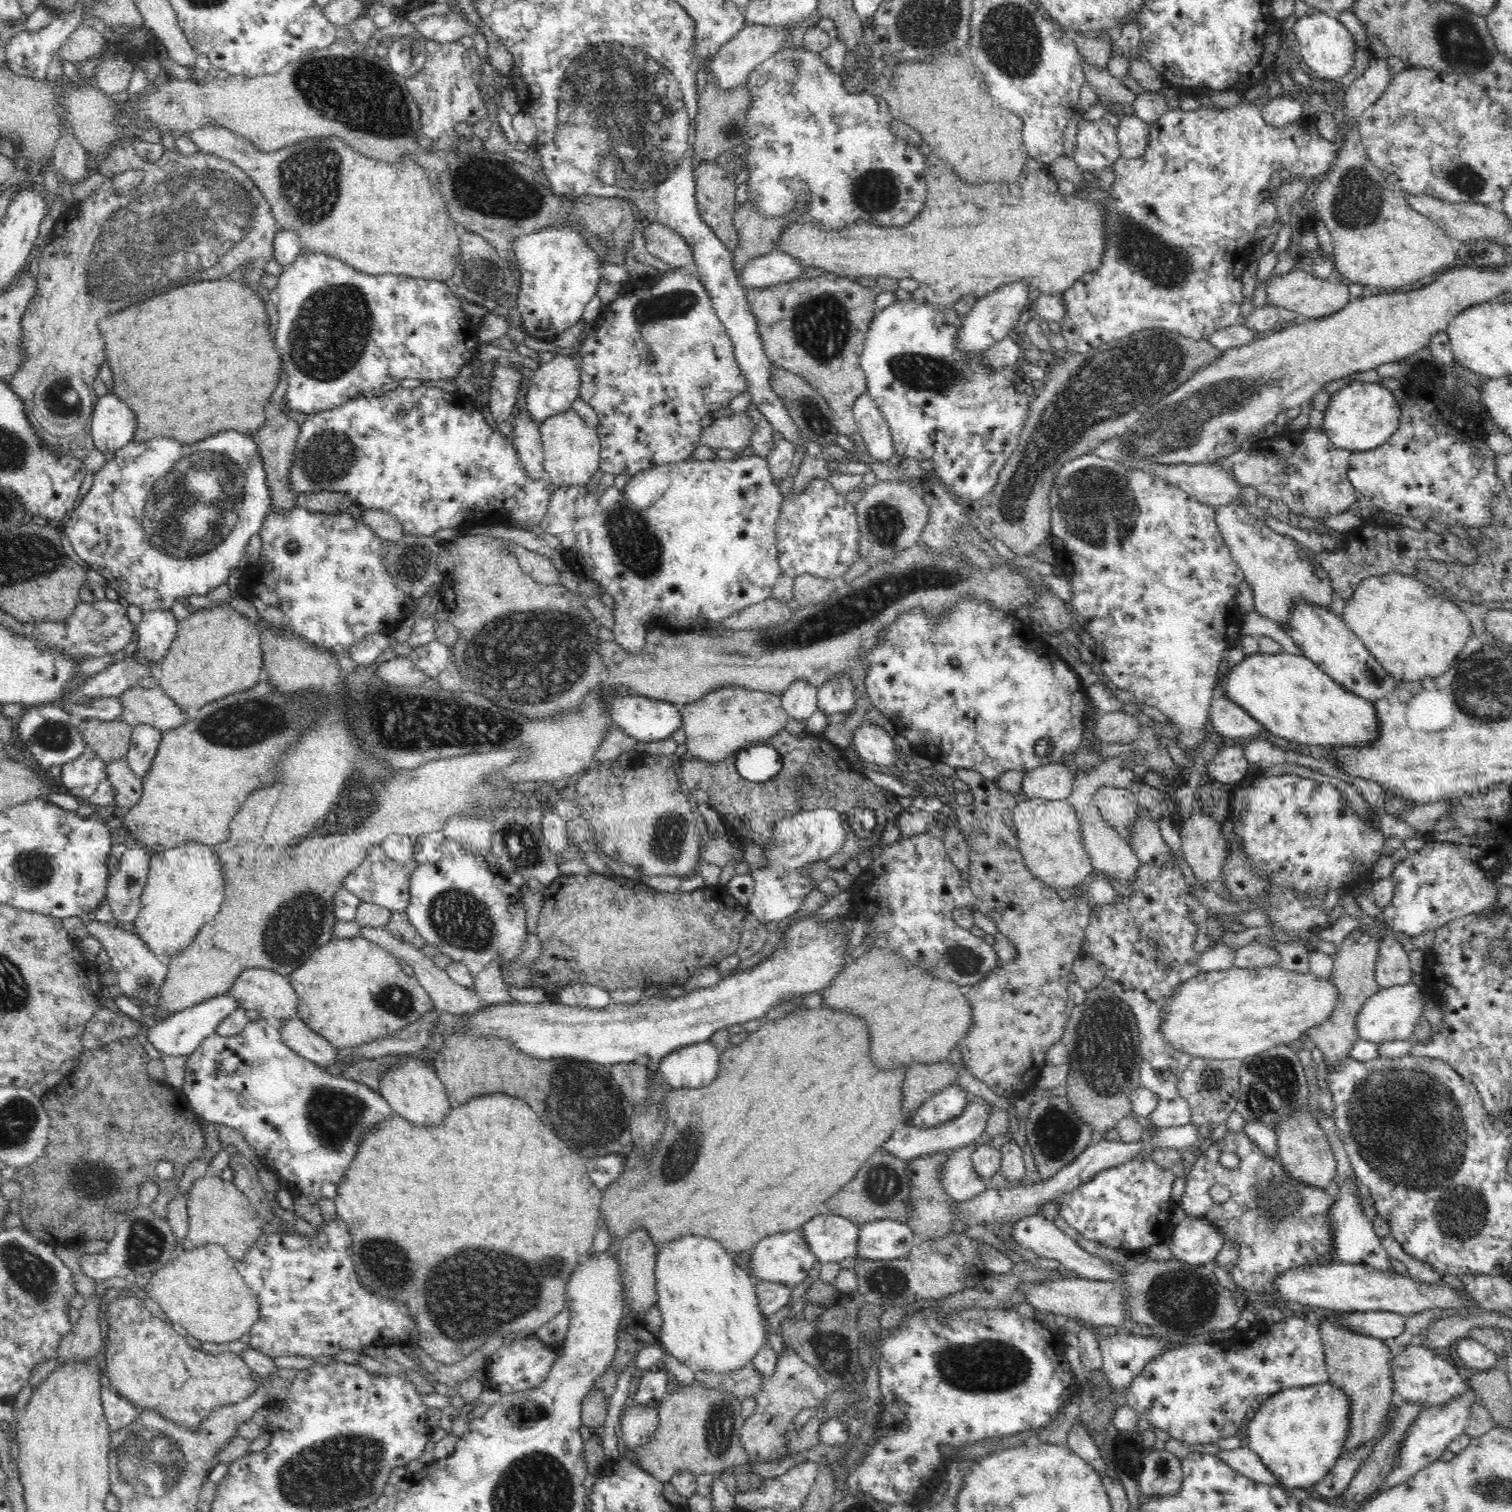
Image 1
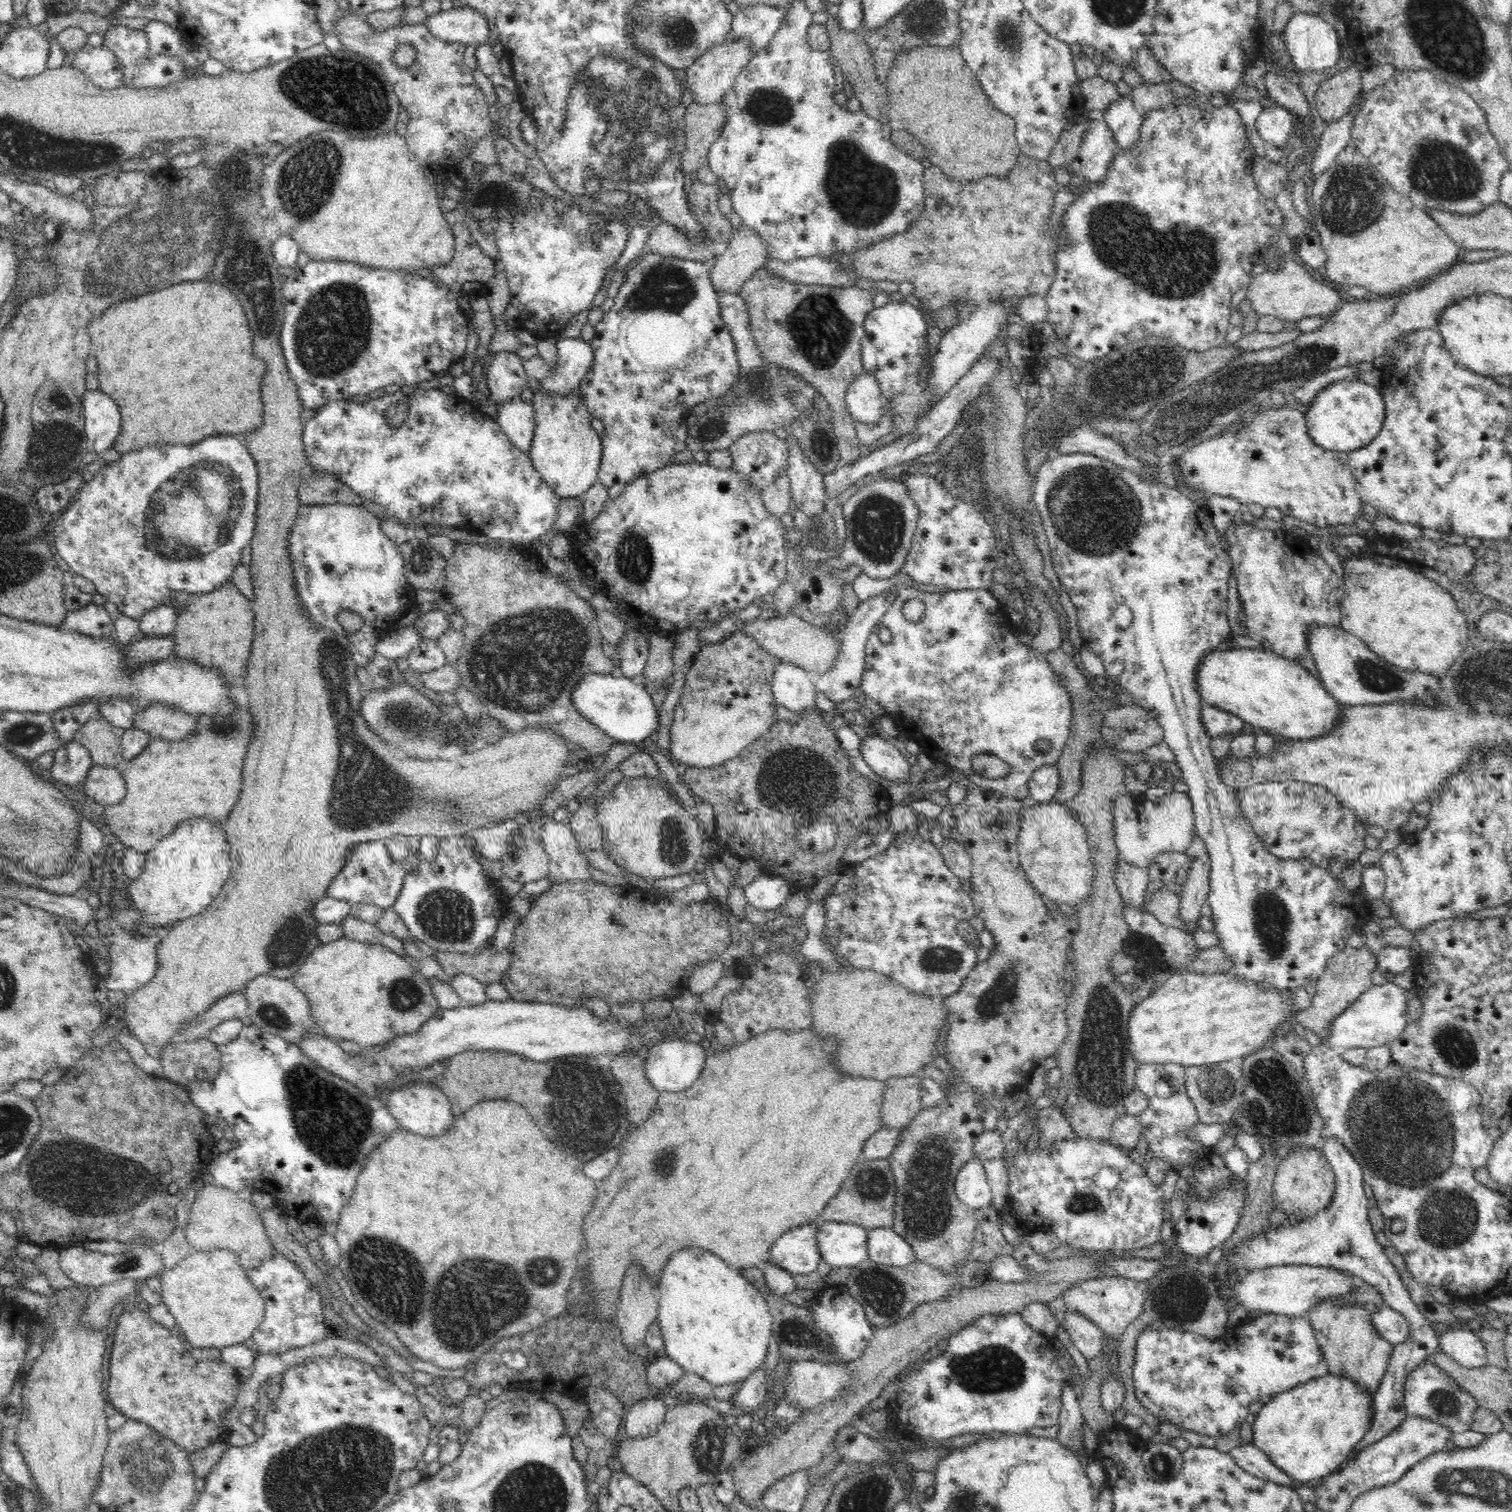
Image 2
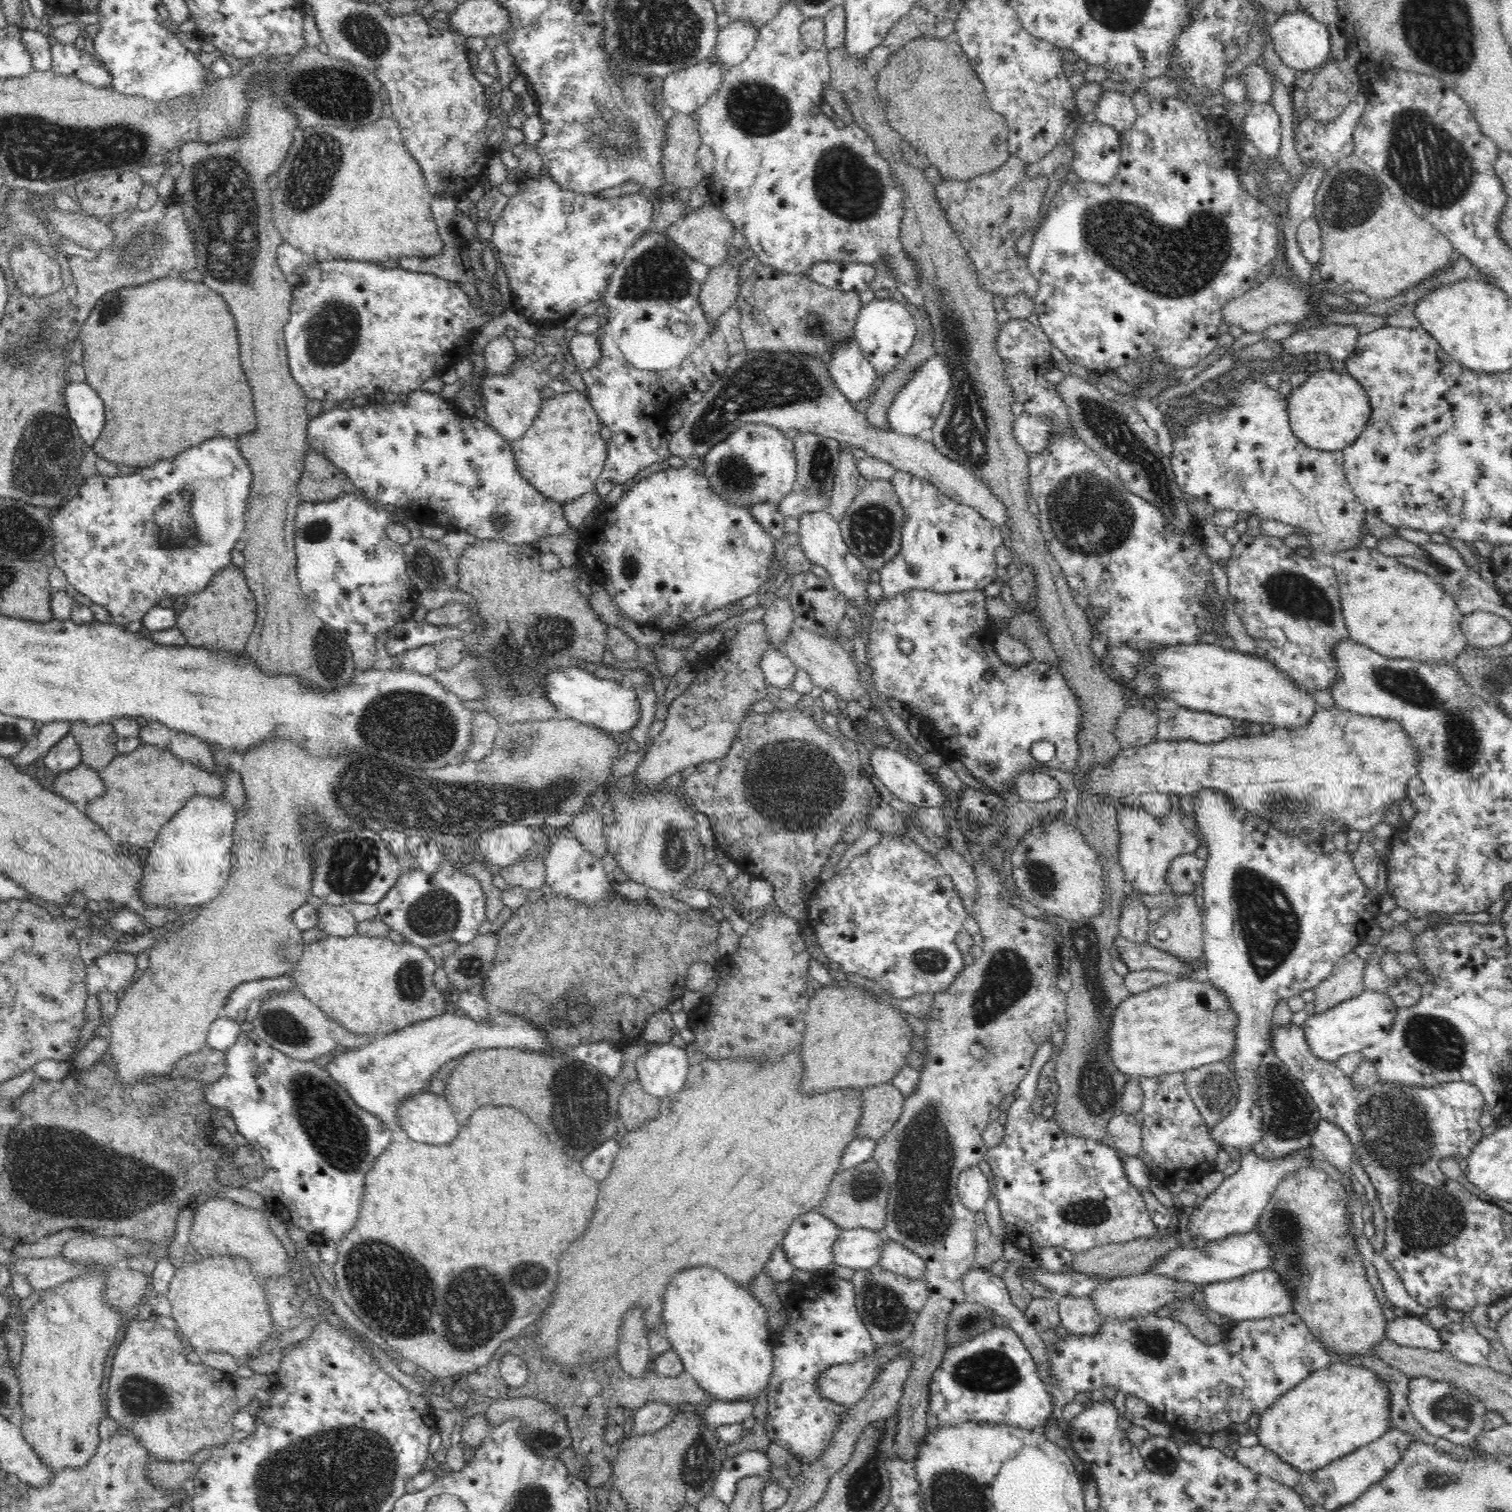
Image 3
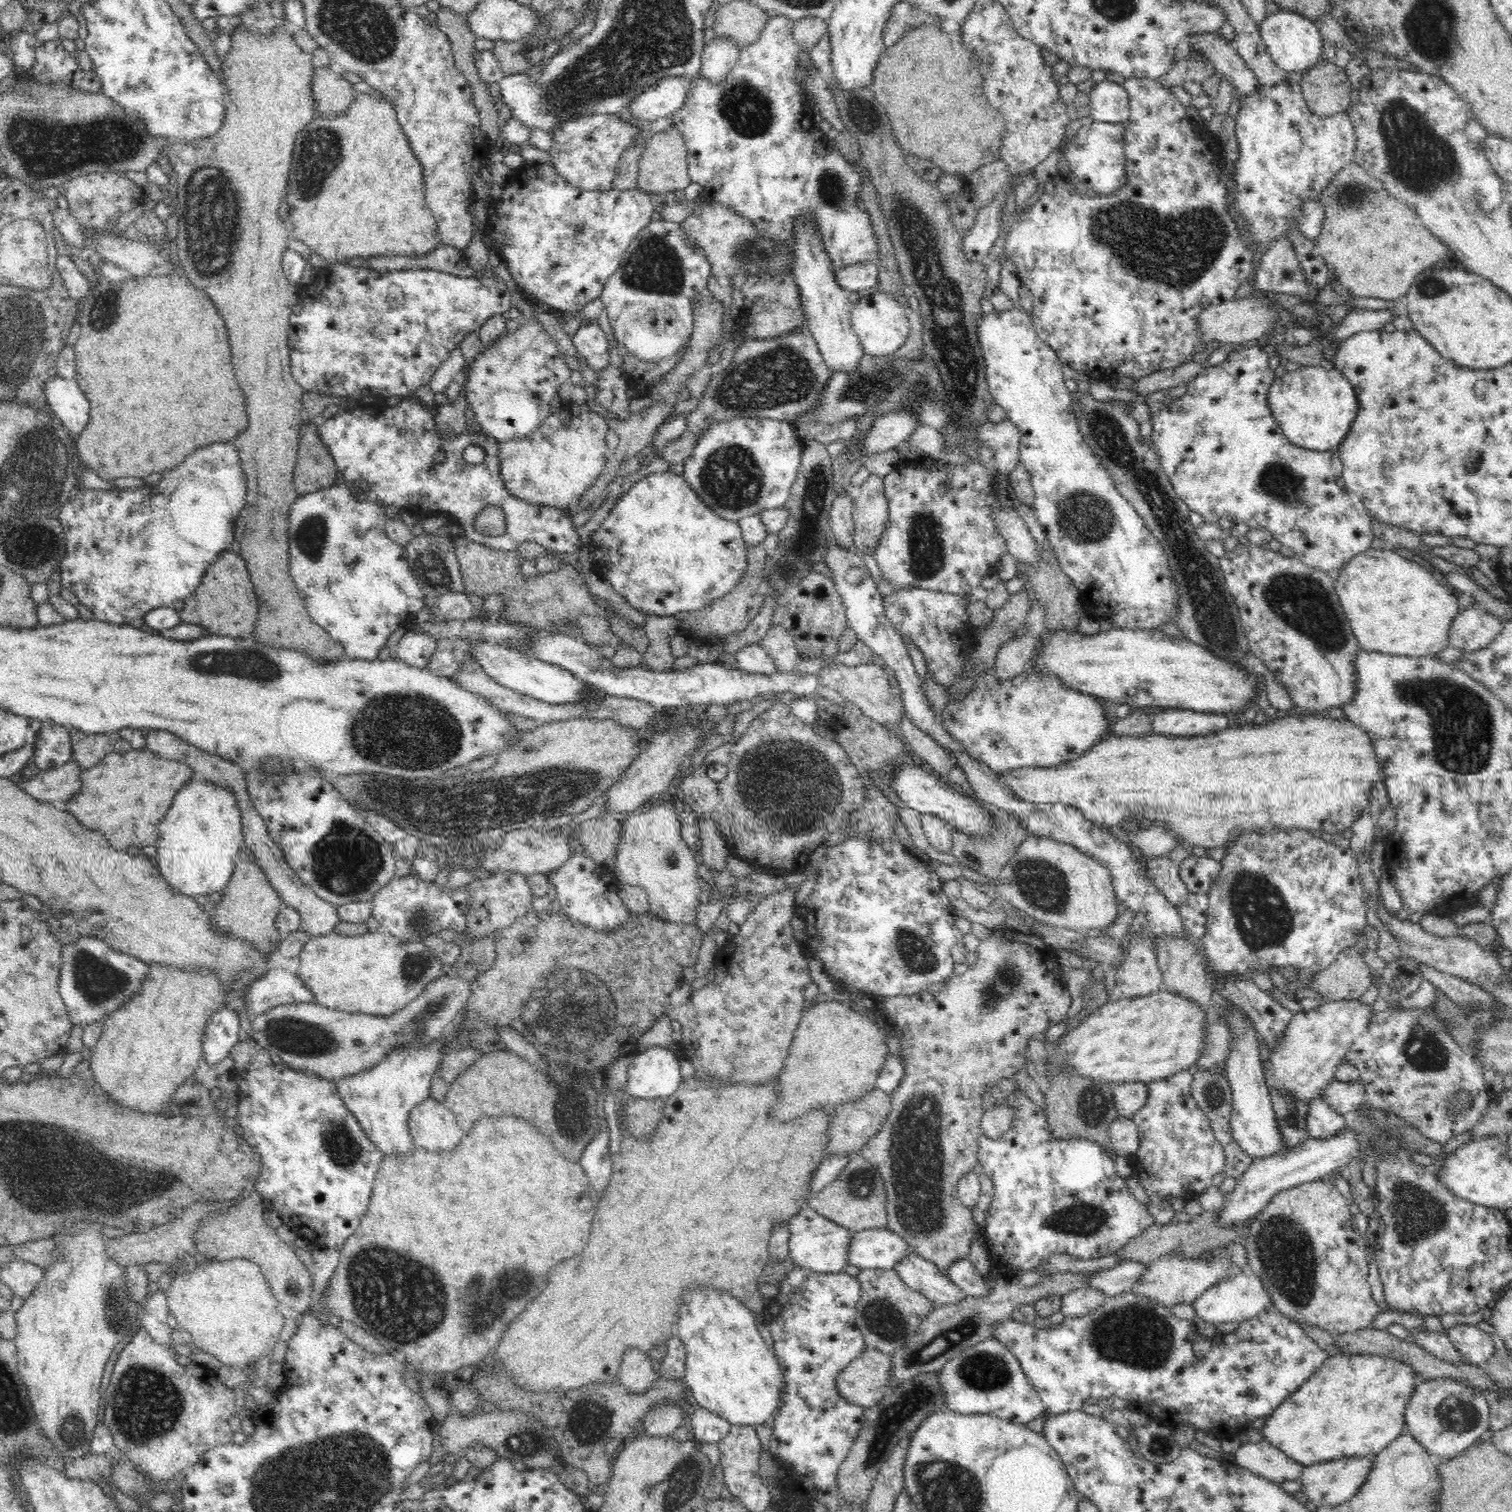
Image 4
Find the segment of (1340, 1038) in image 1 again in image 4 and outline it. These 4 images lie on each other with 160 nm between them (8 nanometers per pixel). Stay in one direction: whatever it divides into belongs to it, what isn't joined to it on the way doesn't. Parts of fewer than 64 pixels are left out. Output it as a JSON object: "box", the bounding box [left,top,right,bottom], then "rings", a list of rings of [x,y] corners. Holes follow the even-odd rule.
{"box":[1310,946,1372,1002],"rings":[[[1357,946],[1346,947],[1328,968],[1315,974],[1310,988],[1320,994],[1320,1002],[1354,1000],[1372,985],[1372,972]]]}

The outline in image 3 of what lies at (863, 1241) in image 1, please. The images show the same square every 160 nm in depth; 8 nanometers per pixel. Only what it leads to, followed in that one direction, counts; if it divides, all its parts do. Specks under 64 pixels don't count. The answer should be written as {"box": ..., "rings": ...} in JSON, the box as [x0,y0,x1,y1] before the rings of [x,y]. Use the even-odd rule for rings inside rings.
{"box":[878,1237,927,1280],"rings":[[[889,1237],[884,1244],[878,1266],[893,1274],[906,1276],[910,1280],[924,1279],[927,1272],[925,1261],[920,1255]]]}

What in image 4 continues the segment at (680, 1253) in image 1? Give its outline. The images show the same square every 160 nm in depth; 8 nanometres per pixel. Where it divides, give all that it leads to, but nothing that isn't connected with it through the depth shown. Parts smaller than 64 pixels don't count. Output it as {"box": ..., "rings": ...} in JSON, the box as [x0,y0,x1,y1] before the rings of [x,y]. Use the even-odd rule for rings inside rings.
{"box":[675,1288,784,1426],"rings":[[[692,1288],[682,1296],[682,1308],[675,1329],[686,1345],[685,1375],[682,1379],[699,1407],[725,1418],[734,1426],[760,1426],[772,1419],[772,1414],[778,1410],[784,1375],[774,1348],[768,1348],[757,1329],[757,1318],[758,1314],[748,1310],[737,1298],[719,1292],[717,1288]]]}

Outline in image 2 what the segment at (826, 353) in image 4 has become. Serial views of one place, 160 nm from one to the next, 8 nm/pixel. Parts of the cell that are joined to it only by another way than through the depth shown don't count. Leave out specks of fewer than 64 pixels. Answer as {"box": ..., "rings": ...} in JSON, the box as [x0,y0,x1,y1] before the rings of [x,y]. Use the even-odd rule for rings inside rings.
{"box":[845,369,884,424],"rings":[[[864,369],[860,376],[854,377],[845,394],[845,401],[851,417],[870,424],[877,424],[883,414],[884,402],[880,385],[872,373]]]}

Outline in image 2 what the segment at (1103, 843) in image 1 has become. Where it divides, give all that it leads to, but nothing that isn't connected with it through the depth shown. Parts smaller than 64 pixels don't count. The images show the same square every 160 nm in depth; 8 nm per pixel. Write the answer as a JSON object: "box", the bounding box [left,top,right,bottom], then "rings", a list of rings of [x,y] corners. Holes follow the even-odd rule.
{"box":[1114,858,1149,910],"rings":[[[1118,858],[1114,880],[1124,904],[1134,910],[1144,910],[1140,906],[1145,904],[1144,898],[1149,886],[1148,869],[1128,864],[1125,860]]]}

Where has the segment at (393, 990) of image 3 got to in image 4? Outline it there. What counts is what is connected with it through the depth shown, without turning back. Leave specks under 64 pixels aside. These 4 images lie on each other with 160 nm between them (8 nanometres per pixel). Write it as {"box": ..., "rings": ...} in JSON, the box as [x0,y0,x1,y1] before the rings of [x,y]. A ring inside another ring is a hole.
{"box":[297,930,447,1016],"rings":[[[361,930],[356,936],[344,936],[335,933],[330,933],[328,935],[320,935],[317,937],[312,937],[300,950],[299,954],[299,969],[297,970],[297,975],[302,979],[302,982],[314,993],[314,999],[316,1002],[323,1007],[331,1008],[332,1010],[338,1010],[342,1012],[349,1013],[362,1013],[367,1015],[378,1015],[378,1016],[390,1016],[394,1014],[398,1009],[404,1008],[410,1001],[413,1001],[422,991],[423,988],[431,981],[436,980],[440,973],[447,971],[445,965],[434,956],[434,952],[428,949],[426,945],[420,941],[401,941],[395,936],[387,934],[385,931],[368,932],[366,930]]]}

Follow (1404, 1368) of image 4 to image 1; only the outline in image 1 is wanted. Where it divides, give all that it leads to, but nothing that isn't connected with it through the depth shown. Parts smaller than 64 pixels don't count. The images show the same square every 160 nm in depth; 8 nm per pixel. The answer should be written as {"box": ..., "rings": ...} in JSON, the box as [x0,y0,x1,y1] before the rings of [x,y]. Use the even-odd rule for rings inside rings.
{"box":[1246,1381,1351,1486],"rings":[[[1329,1381],[1287,1388],[1268,1397],[1248,1424],[1246,1446],[1254,1451],[1274,1473],[1281,1486],[1315,1486],[1342,1455],[1348,1438],[1351,1403],[1342,1389]]]}

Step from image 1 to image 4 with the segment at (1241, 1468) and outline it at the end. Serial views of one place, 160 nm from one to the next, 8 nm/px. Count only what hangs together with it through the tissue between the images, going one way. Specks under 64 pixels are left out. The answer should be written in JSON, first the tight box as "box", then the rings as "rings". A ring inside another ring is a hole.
{"box":[1234,1438,1304,1484],"rings":[[[1264,1438],[1257,1443],[1240,1445],[1235,1452],[1234,1461],[1250,1472],[1277,1484],[1286,1480],[1298,1481],[1304,1467]]]}

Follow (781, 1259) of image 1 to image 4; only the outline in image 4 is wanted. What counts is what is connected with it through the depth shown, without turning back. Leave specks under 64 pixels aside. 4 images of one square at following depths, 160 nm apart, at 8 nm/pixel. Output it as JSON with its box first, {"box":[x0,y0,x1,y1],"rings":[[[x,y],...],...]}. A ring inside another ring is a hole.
{"box":[789,1206,852,1273],"rings":[[[808,1206],[798,1209],[789,1220],[789,1256],[795,1266],[813,1272],[838,1273],[848,1265],[848,1246],[852,1232],[828,1220]]]}

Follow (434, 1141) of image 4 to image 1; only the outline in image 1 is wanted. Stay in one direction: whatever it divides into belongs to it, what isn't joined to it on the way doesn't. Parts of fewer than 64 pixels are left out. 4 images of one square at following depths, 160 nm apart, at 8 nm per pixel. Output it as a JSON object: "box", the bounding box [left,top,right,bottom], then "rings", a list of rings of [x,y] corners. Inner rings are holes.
{"box":[379,1056,450,1126],"rings":[[[412,1056],[408,1060],[404,1060],[401,1065],[393,1066],[388,1072],[384,1073],[379,1078],[379,1092],[382,1098],[391,1106],[391,1109],[395,1114],[405,1118],[412,1124],[422,1124],[422,1126],[438,1126],[444,1116],[448,1114],[450,1110],[449,1098],[444,1084],[439,1079],[437,1071],[434,1065],[428,1064],[430,1056]]]}

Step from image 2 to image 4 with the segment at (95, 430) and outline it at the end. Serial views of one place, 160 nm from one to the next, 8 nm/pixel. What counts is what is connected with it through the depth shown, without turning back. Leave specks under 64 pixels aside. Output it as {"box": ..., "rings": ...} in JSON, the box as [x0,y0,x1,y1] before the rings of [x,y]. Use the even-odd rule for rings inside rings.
{"box":[43,375,90,434],"rings":[[[56,375],[45,382],[43,390],[48,410],[61,420],[69,432],[79,434],[85,429],[90,404],[76,380]]]}

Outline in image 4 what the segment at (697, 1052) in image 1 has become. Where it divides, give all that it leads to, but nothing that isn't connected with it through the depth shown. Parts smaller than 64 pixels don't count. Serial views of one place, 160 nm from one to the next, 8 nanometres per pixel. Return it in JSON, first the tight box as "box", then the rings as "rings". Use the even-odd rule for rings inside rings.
{"box":[625,1047,682,1099],"rings":[[[648,1047],[645,1051],[636,1051],[627,1068],[625,1096],[643,1099],[667,1098],[678,1090],[682,1081],[680,1075],[680,1057],[671,1047]]]}

